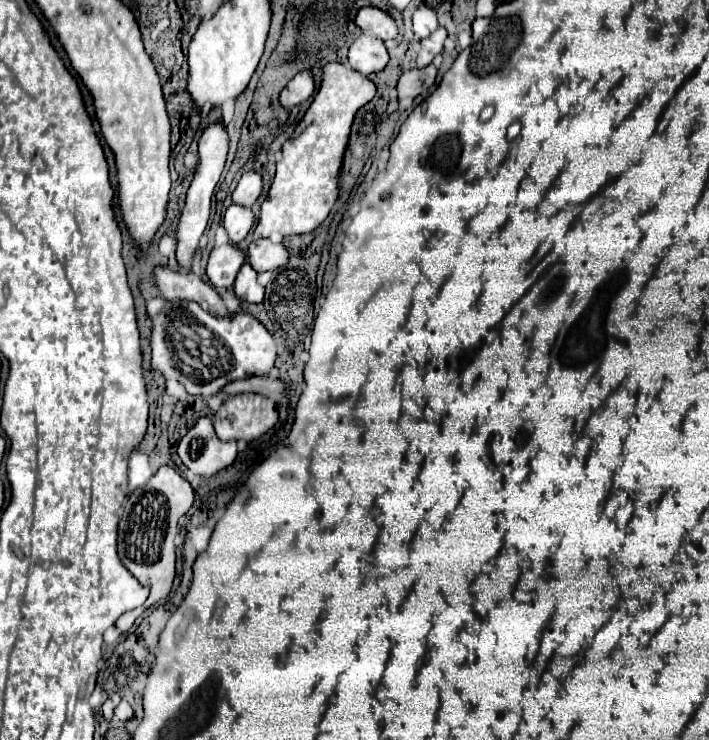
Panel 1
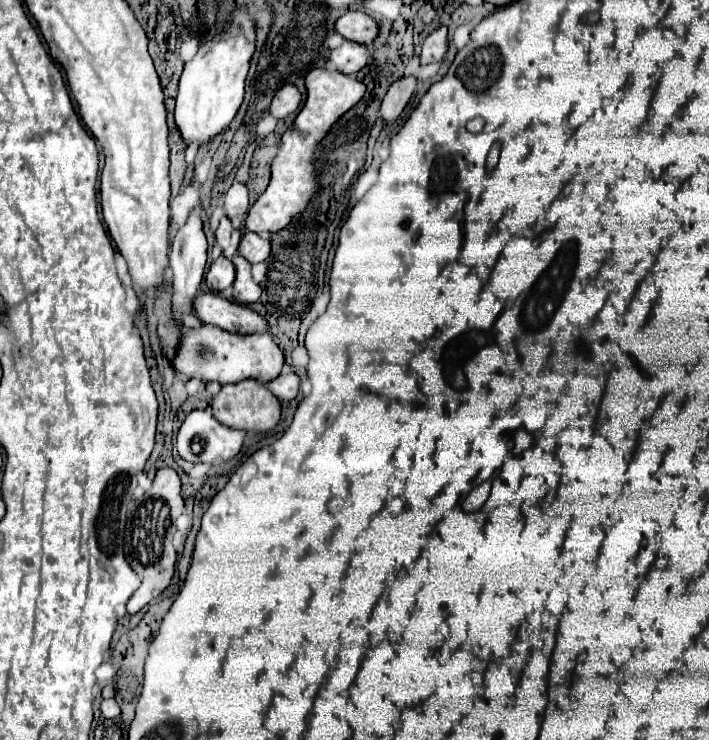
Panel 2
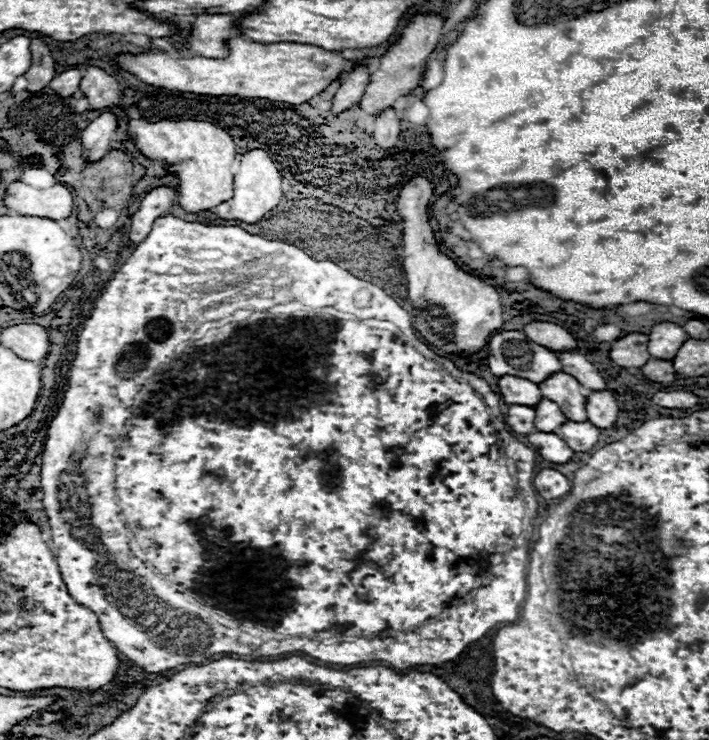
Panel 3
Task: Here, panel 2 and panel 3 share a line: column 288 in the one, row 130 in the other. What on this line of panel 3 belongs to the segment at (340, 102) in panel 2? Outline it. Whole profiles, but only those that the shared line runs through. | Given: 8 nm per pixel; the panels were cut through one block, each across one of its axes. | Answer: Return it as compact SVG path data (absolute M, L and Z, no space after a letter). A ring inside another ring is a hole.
M184 120L184 122L130 122L132 140L138 146L138 150L146 158L158 158L162 164L180 164L187 162L187 181L185 189L178 189L178 204L186 212L202 212L212 210L218 204L232 198L232 172L230 166L236 158L236 146L234 140L222 130L216 128L210 122L196 122L196 120Z

